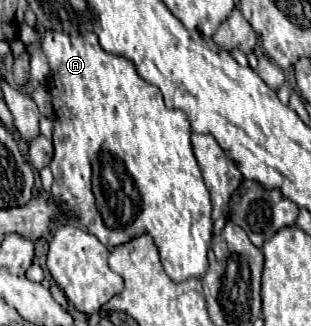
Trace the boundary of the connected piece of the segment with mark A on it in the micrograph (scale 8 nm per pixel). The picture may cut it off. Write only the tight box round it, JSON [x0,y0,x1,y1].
[41,30,213,282]

